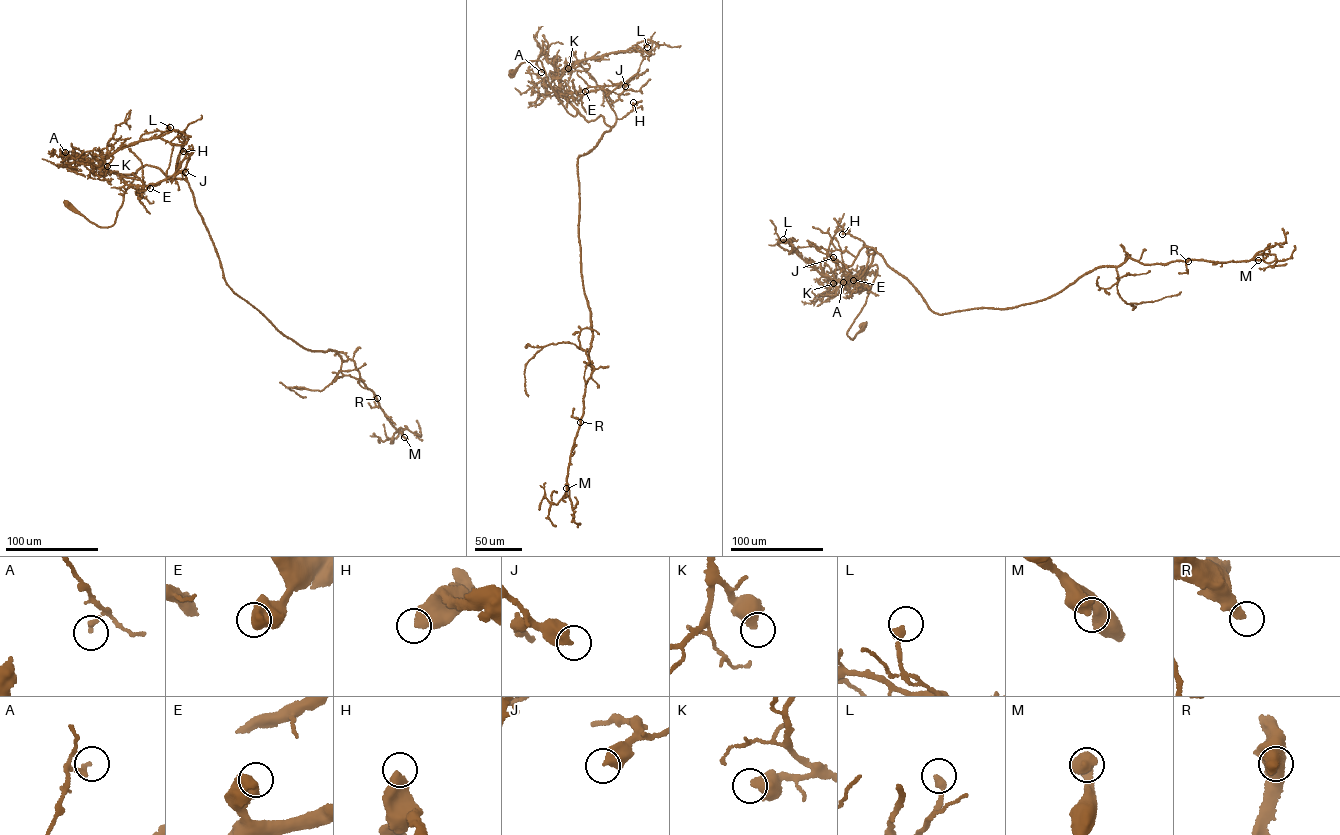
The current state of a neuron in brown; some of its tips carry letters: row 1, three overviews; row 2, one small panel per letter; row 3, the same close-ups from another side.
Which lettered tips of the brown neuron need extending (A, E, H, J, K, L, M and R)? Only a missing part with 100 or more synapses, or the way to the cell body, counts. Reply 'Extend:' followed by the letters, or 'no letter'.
Extend: no letter

